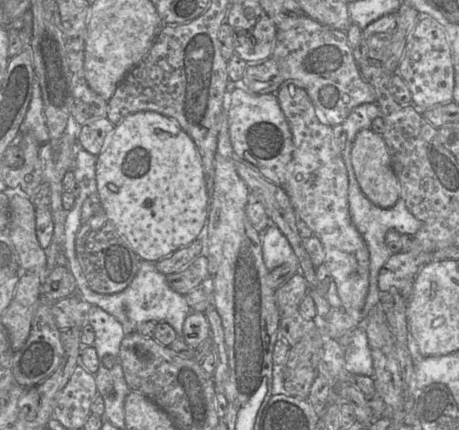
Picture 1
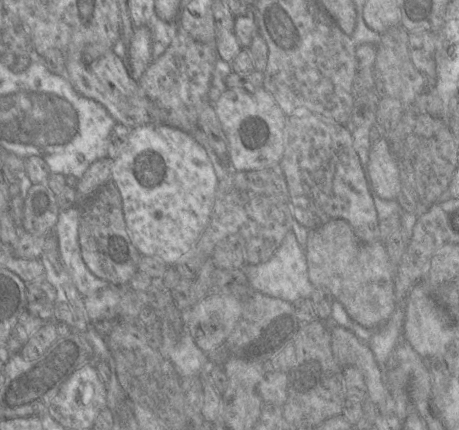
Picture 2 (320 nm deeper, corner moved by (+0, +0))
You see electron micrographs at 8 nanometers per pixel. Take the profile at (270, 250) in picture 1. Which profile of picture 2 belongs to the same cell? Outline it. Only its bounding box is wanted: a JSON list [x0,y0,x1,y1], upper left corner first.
[243,229,315,304]

